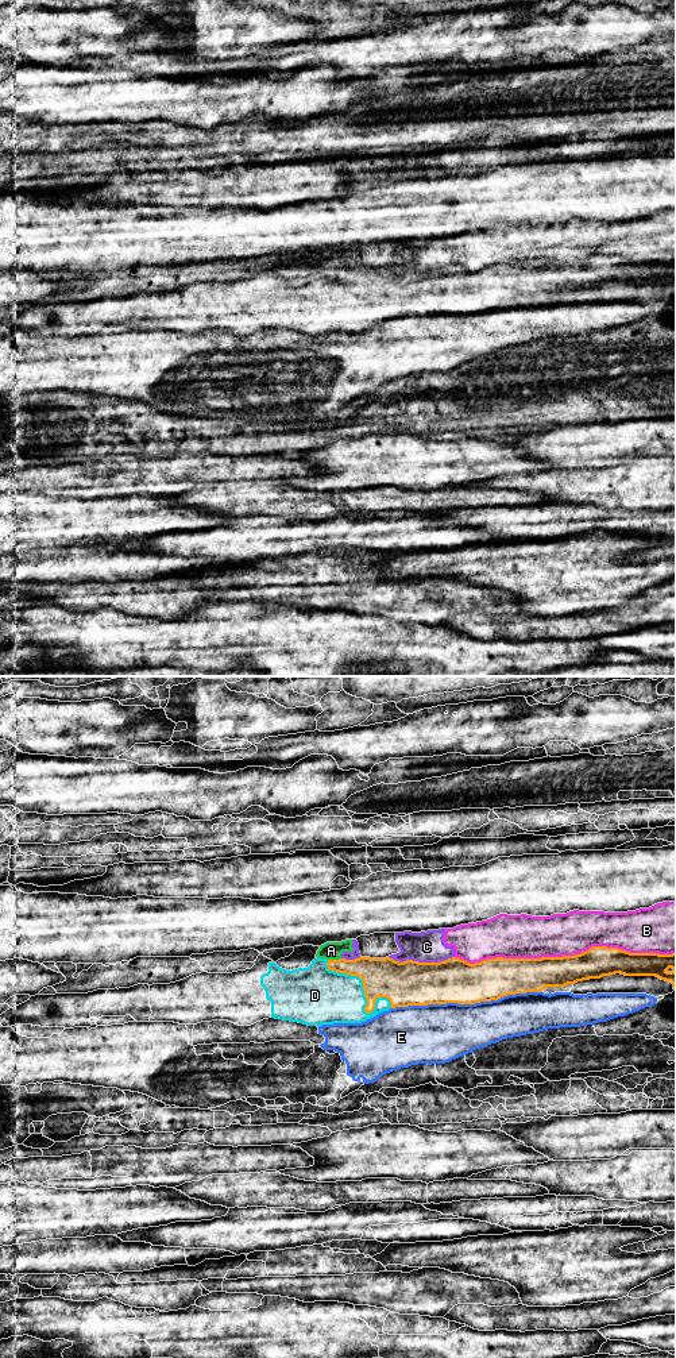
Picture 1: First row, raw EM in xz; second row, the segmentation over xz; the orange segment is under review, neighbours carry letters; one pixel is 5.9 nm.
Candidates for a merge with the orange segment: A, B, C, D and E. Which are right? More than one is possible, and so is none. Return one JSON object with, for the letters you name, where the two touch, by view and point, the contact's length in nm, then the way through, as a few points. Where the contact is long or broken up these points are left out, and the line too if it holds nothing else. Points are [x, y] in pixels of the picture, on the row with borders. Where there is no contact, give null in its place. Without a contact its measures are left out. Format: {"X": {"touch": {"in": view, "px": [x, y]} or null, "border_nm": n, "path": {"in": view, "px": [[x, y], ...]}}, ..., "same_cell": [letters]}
{"D": {"touch": {"in": "xz", "px": [364, 994]}, "border_nm": 480}, "same_cell": ["D"]}

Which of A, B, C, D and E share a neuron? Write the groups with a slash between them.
A B C / D / E

